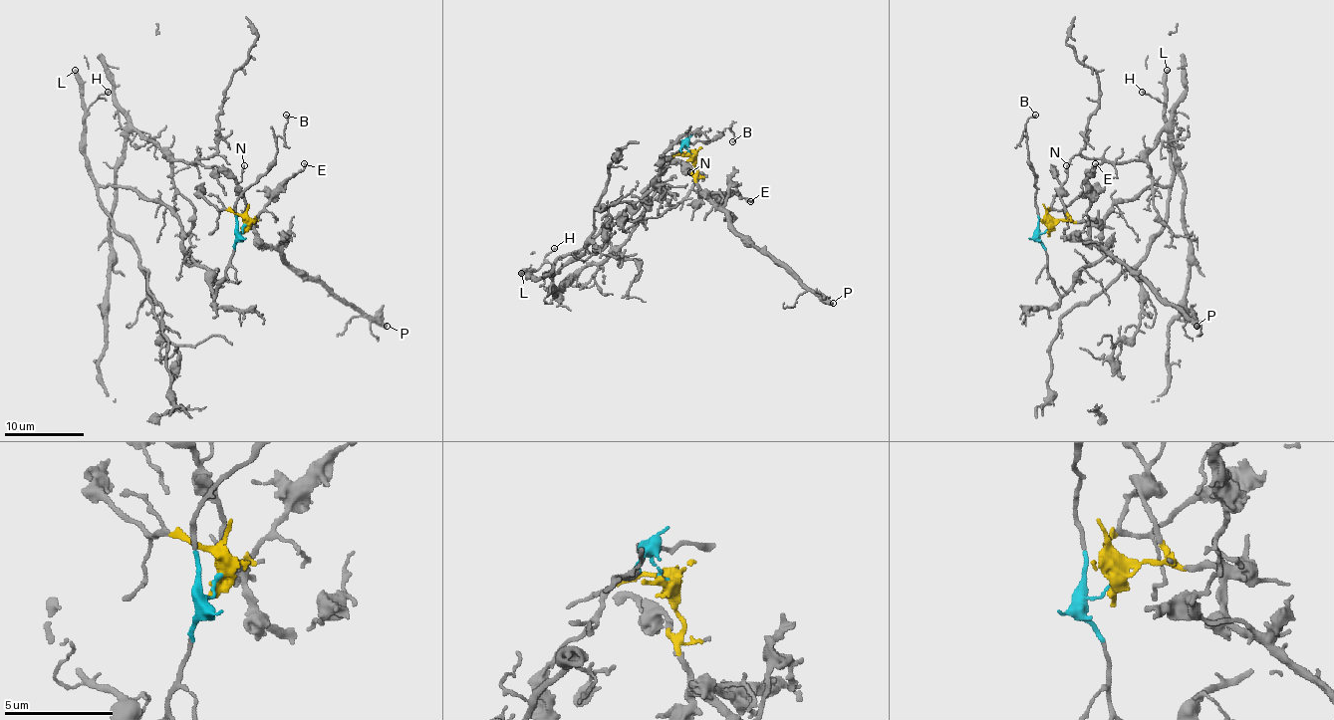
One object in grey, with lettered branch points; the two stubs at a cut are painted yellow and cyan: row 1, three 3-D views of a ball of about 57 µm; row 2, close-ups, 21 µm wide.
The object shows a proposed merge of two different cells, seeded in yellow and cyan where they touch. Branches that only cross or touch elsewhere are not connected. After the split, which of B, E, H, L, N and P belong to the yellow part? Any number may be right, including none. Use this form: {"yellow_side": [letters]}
{"yellow_side": ["E", "N", "P"]}

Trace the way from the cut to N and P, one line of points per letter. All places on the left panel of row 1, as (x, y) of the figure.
N: (245, 226), (251, 220), (245, 214), (241, 188), (243, 164)
P: (245, 226), (251, 220), (261, 238), (295, 268), (317, 278), (361, 313), (387, 327)

